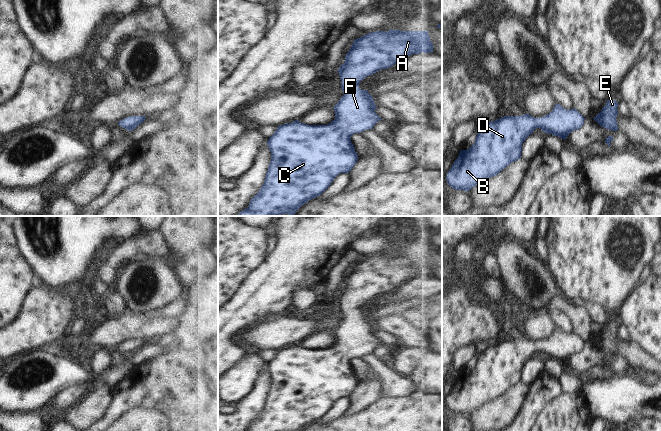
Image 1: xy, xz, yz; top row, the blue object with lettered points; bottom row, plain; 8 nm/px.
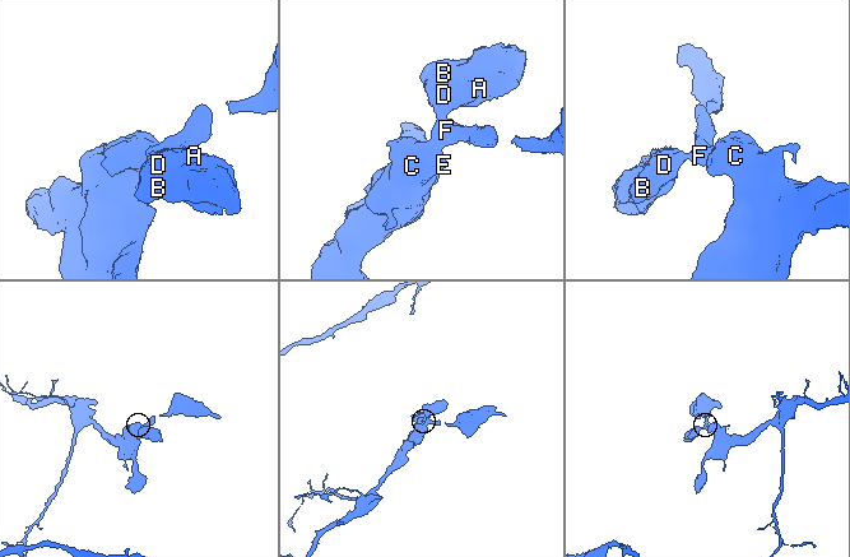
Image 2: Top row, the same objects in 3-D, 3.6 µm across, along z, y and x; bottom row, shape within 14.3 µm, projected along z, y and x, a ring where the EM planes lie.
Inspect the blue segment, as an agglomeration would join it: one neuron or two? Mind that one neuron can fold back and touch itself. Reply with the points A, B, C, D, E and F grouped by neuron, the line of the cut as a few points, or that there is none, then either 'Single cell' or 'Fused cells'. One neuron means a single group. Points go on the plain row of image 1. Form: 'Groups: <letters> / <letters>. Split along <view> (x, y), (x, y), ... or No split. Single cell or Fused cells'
Groups: A B C D E F. No split. Single cell.

